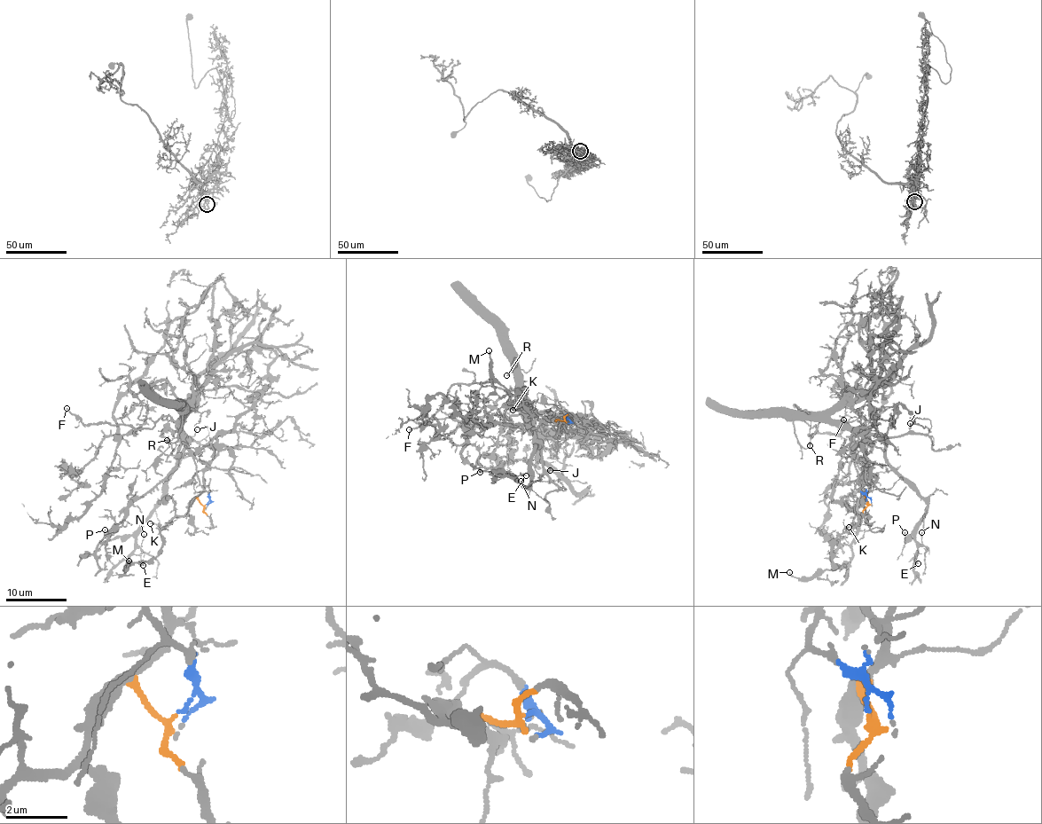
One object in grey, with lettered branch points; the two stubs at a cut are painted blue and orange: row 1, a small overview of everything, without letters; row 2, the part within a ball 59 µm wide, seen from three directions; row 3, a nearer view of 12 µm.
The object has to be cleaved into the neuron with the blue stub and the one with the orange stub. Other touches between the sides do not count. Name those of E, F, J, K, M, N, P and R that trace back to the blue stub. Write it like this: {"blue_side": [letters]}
{"blue_side": ["E", "F", "J", "N", "P", "R"]}

